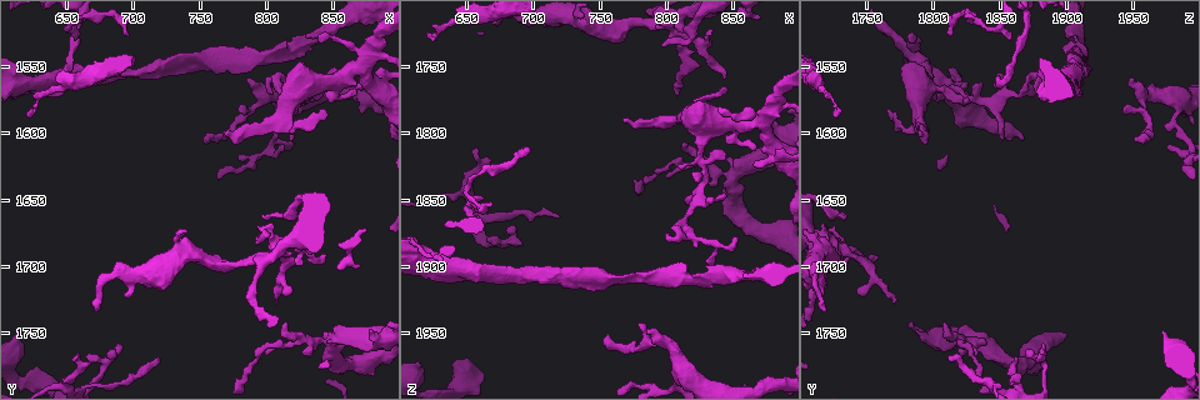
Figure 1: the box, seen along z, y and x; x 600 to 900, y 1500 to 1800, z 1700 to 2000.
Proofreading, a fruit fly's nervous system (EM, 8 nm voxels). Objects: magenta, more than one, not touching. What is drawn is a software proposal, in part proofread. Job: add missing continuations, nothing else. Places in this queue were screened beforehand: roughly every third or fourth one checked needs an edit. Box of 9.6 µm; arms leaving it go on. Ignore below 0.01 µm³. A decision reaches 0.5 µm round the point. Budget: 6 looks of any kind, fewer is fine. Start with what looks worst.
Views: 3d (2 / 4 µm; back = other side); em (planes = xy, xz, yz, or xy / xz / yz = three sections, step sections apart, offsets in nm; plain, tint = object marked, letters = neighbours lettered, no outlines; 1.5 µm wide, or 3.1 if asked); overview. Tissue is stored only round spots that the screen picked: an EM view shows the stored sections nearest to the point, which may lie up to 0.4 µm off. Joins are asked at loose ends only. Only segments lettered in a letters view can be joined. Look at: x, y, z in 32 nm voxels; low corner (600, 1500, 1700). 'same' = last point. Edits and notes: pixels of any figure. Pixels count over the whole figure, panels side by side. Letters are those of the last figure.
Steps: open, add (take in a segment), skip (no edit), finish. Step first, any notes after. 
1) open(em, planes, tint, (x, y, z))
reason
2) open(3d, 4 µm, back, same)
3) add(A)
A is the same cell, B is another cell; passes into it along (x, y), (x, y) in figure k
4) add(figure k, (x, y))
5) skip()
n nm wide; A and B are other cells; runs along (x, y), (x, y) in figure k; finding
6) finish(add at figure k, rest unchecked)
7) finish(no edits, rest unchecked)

open(em, xy, step 4, letters, (696, 1526, 1812))
branch stops here

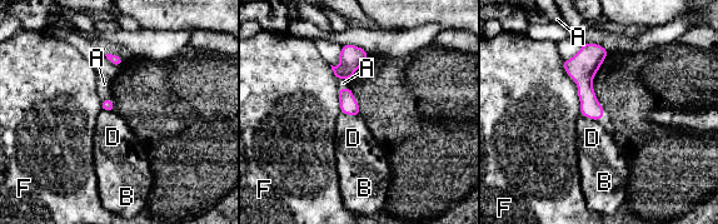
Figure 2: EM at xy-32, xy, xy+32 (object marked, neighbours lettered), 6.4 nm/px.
open(em, planes, letters, same)

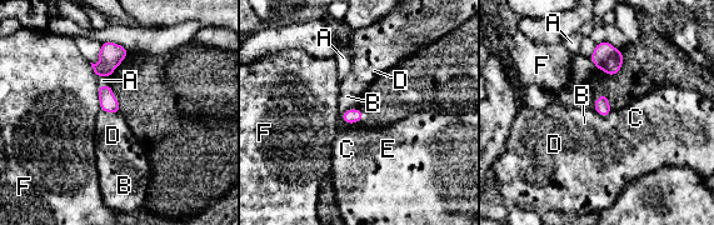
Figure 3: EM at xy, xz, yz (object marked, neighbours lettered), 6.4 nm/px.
skip()
F touches over 150 nm; A, B, C, D, E and F are other cells; border along (356, 108), (348, 109), (340, 115) in figure 3; no lettered segment goes on from it

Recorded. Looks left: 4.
open(em, planes, letters, (658, 1768, 1810))
free end

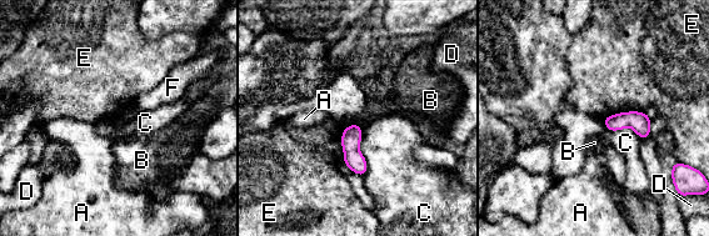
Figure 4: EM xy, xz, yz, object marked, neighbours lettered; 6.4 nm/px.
skip()
110 nm wide; C touches over 320 nm; A, B, C, D, E and F are other cells; no lettered segment goes on from it

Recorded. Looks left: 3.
open(3d, 4 µm, (646, 1572, 1910))
free end

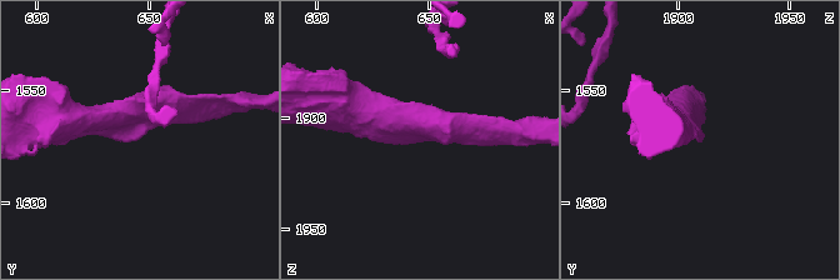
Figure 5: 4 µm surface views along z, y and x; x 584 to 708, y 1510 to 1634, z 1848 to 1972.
open(em, planes, letters, (646, 1570, 1911))

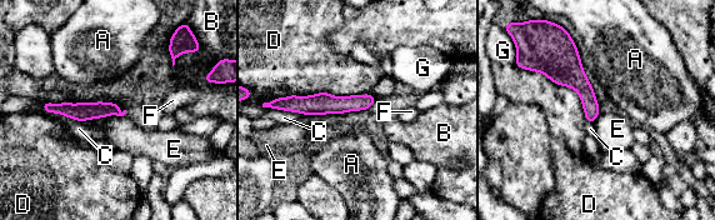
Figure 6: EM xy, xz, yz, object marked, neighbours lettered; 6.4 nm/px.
skip()
A, B, C, D, E, F and G are other cells; border along (124, 114), (91, 118), (83, 121) in figure 6; none of them fits

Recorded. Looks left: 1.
finish(no edits, rest unchecked)

